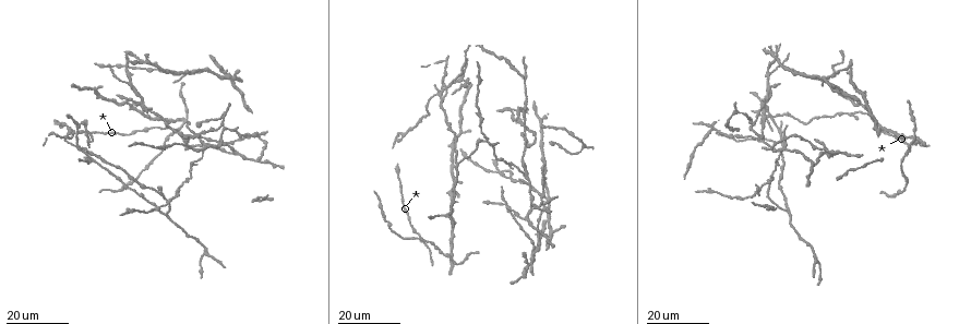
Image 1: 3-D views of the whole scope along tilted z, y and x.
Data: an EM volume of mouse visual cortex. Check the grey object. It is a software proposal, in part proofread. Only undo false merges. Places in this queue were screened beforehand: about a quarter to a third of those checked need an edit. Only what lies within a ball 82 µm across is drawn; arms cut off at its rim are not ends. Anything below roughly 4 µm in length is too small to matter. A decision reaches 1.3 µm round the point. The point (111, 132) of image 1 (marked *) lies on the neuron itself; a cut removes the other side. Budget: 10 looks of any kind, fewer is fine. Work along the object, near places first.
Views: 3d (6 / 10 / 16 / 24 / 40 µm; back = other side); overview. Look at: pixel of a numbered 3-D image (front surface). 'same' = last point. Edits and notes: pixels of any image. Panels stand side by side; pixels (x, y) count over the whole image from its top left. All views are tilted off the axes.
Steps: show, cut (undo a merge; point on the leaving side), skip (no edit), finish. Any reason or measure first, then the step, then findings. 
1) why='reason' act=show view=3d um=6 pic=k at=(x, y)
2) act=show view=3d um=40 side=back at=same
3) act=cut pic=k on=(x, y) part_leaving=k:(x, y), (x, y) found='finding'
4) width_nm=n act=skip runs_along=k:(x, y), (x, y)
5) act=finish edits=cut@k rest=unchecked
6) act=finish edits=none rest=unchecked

why='thick turns thin' act=show view=3d um=24 pic=1 at=(396, 168)

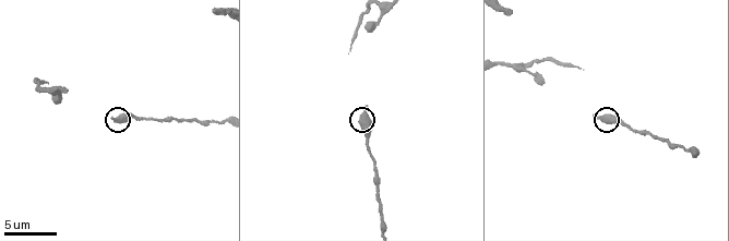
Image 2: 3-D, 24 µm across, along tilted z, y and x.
act=show view=3d um=10 pic=2 at=(363, 111)

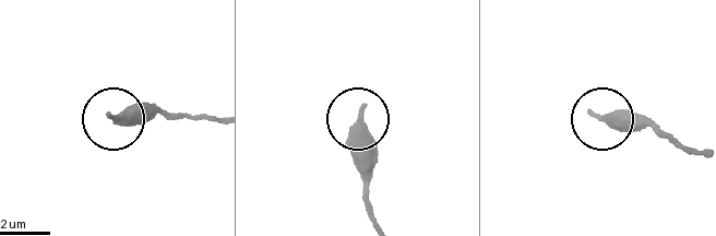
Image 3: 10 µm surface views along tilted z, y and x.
act=skip runs_along=3:(374, 219), (357, 160), (359, 118) found='one neuron here'

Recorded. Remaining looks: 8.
why='branch point' act=show view=3d um=24 pic=1 at=(84, 129)

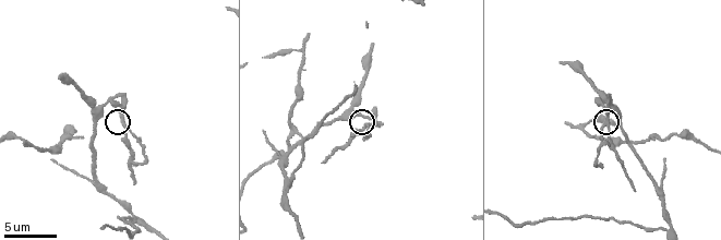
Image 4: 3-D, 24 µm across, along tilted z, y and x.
act=show view=3d um=10 pic=4 at=(123, 124)

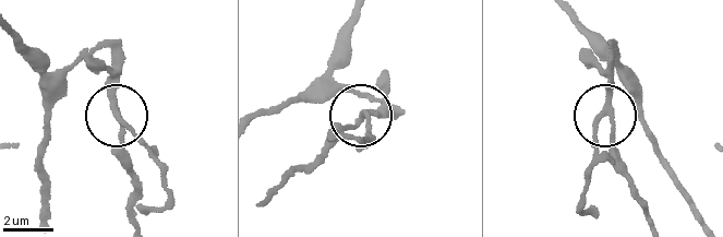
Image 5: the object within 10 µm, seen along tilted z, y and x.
width_nm=190 act=skip found='all the same neuron'

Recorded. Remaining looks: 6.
act=show view=3d um=16 pic=1 at=(524, 148)

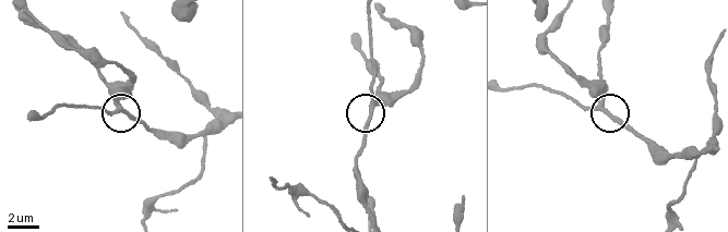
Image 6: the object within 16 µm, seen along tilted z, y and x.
act=show view=3d um=6 pic=6 at=(373, 101)

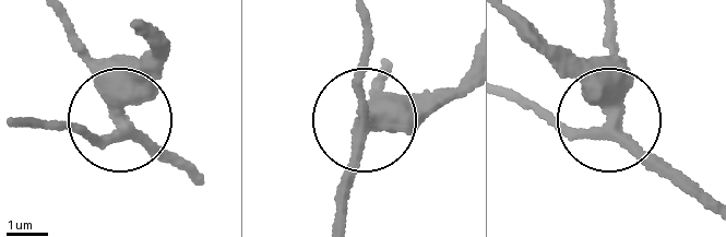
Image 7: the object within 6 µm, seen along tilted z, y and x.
width_nm=360 act=skip runs_along=7:(193, 181), (120, 128), (93, 138), (57, 132) found='all the same neuron'

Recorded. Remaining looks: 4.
act=show view=3d um=24 pic=1 at=(204, 142)

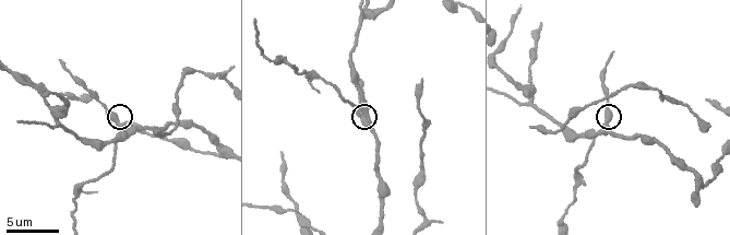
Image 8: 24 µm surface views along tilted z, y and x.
act=show view=3d um=6 pic=8 at=(122, 125)

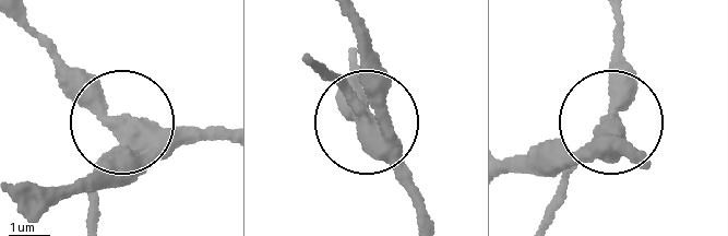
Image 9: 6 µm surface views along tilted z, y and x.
why='other side' act=show view=3d um=6 side=back pic=9 at=(118, 123)

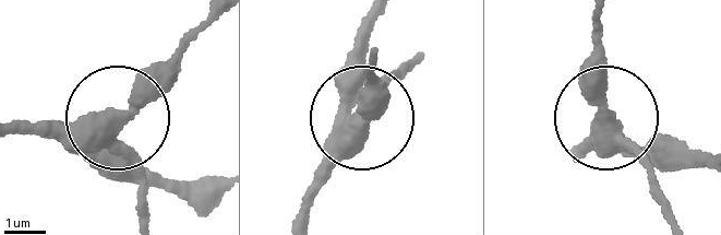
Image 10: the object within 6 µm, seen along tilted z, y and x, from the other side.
side_arm_um=9 act=cut pic=10 on=(147, 187) found='two neurons meet here'

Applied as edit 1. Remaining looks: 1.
why='thin arm on a thick one' act=show view=3d um=6 pic=8 at=(132, 122)

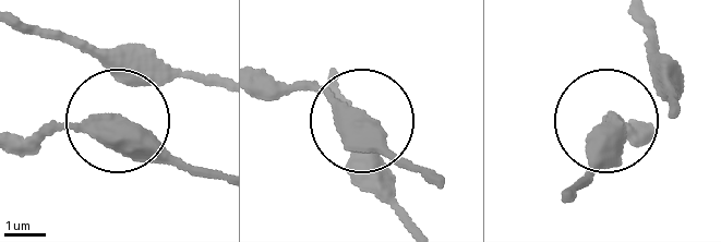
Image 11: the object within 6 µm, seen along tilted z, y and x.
side_arm_um=9 act=skip runs_along=11:(218, 171), (112, 122), (25, 137) found='continuous, no second neuron'

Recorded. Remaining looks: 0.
act=finish edits=cut@10 rest=unchecked

